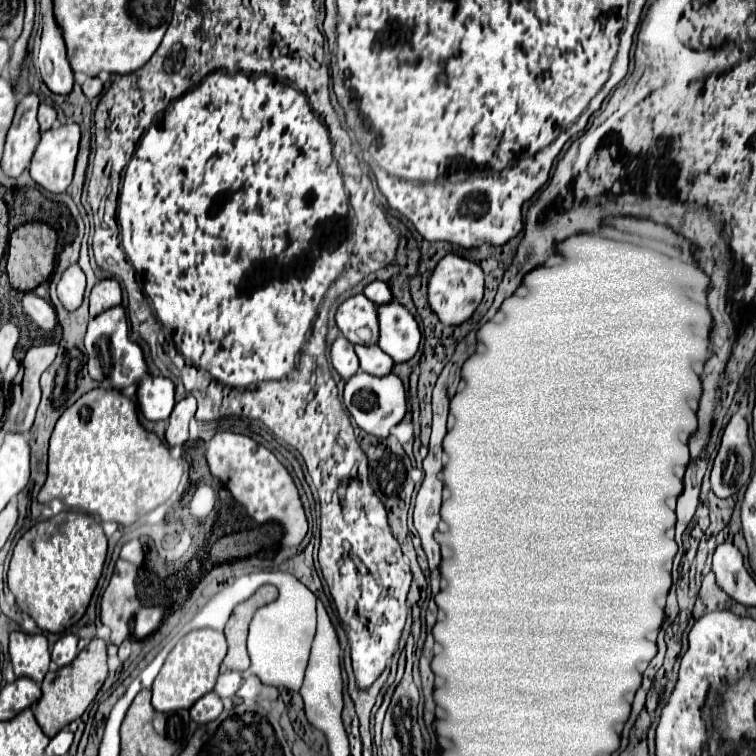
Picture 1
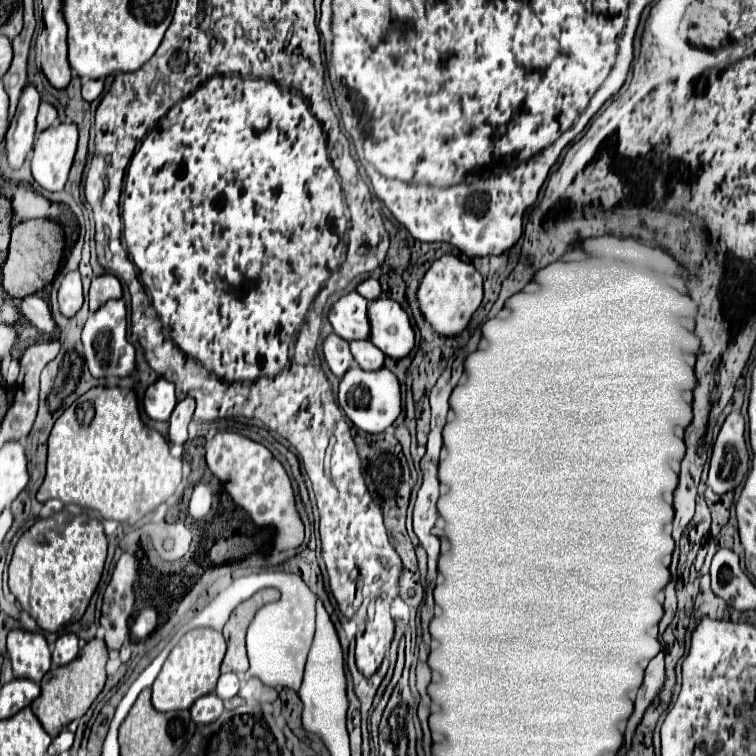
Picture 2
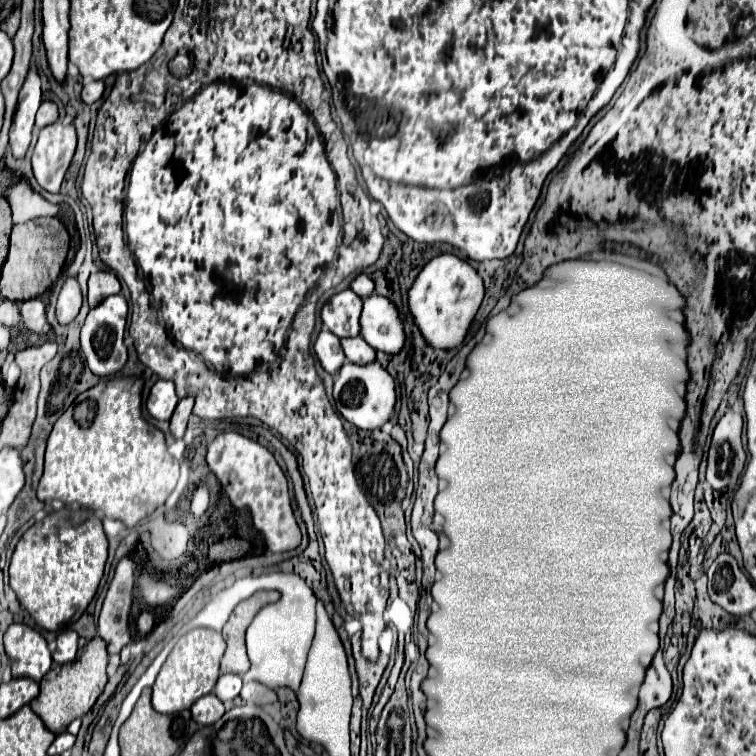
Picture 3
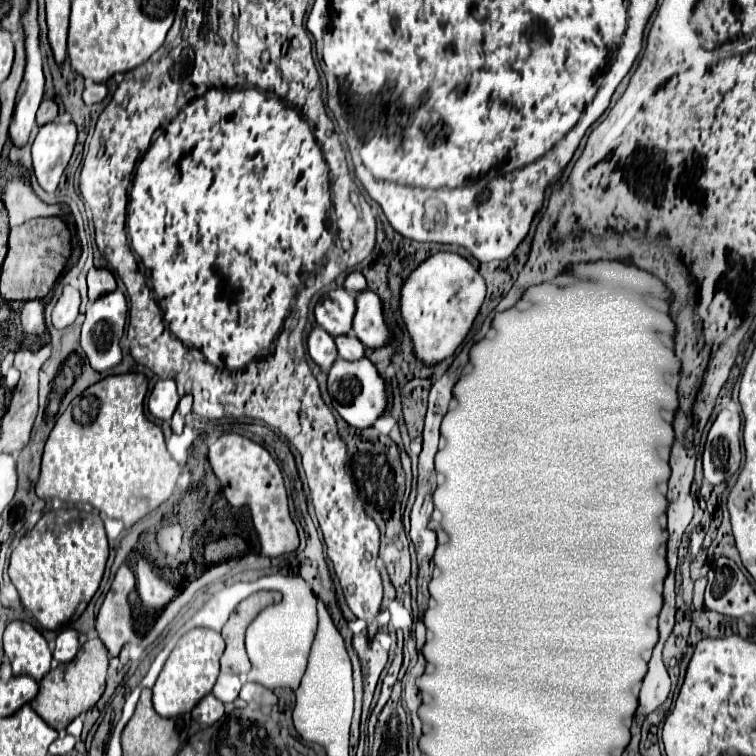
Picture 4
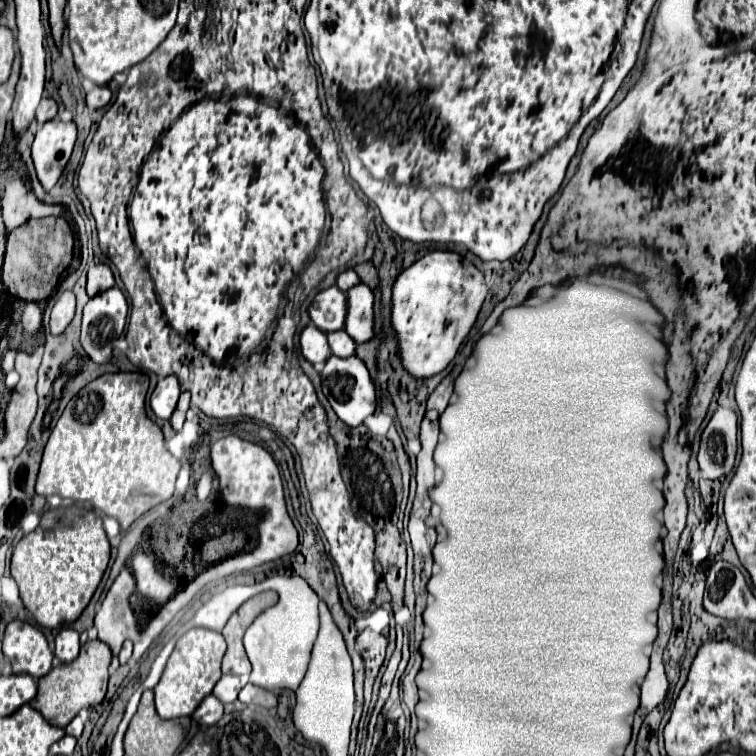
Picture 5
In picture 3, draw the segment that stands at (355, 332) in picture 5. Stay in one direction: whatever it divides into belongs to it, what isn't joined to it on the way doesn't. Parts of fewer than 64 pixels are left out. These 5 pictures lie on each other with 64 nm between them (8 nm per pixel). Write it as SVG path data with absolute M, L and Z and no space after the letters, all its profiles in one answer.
M370 294L362 300L360 336L376 350L396 354L404 346L404 322L396 306L378 294Z

